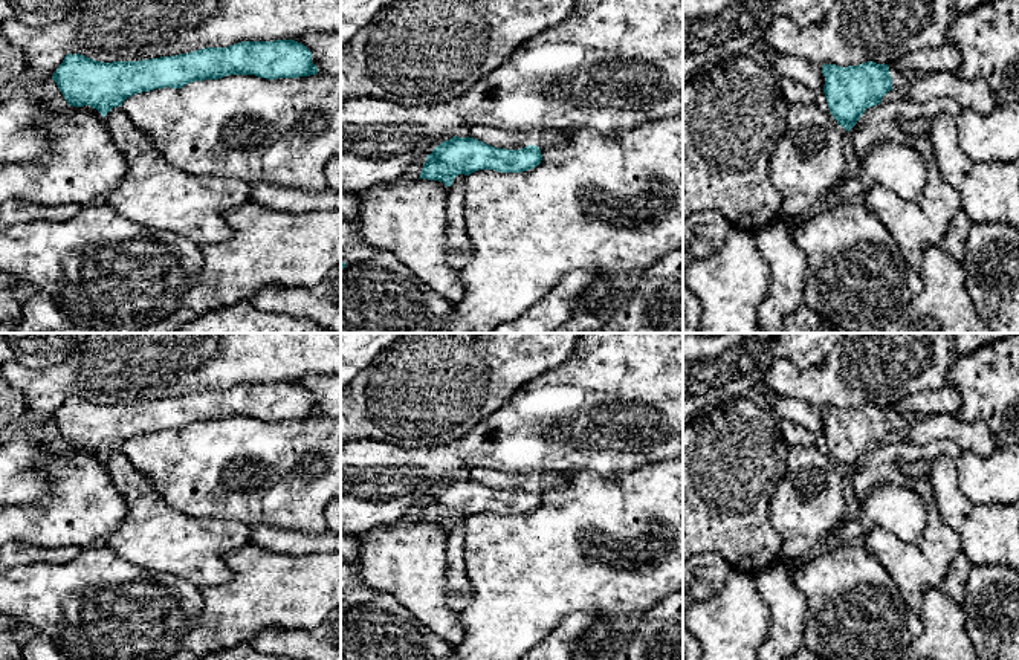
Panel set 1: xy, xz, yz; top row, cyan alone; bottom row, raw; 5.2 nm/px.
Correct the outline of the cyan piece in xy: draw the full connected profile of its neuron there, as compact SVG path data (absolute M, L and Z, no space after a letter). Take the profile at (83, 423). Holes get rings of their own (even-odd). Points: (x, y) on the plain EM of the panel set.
M295 382L241 383L228 390L205 390L189 396L141 403L102 405L67 396L52 422L69 448L96 451L101 458L142 434L182 431L228 417L299 420L316 417L312 394Z

